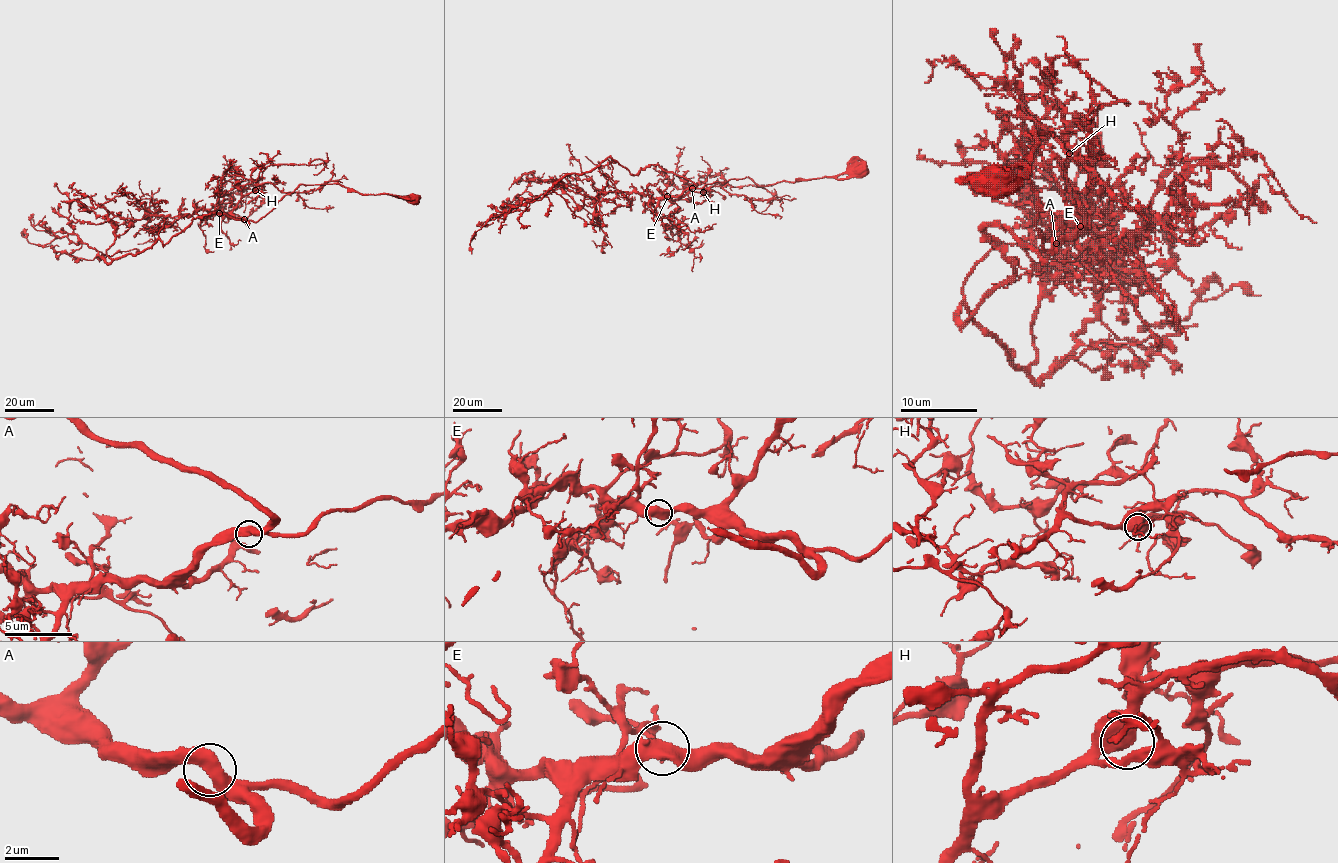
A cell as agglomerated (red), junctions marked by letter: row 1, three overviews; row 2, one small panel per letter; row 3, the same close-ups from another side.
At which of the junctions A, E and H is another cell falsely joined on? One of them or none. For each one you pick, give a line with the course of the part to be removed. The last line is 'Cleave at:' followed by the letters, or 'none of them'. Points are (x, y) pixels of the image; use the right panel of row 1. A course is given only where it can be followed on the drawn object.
Cleave at: none of them

